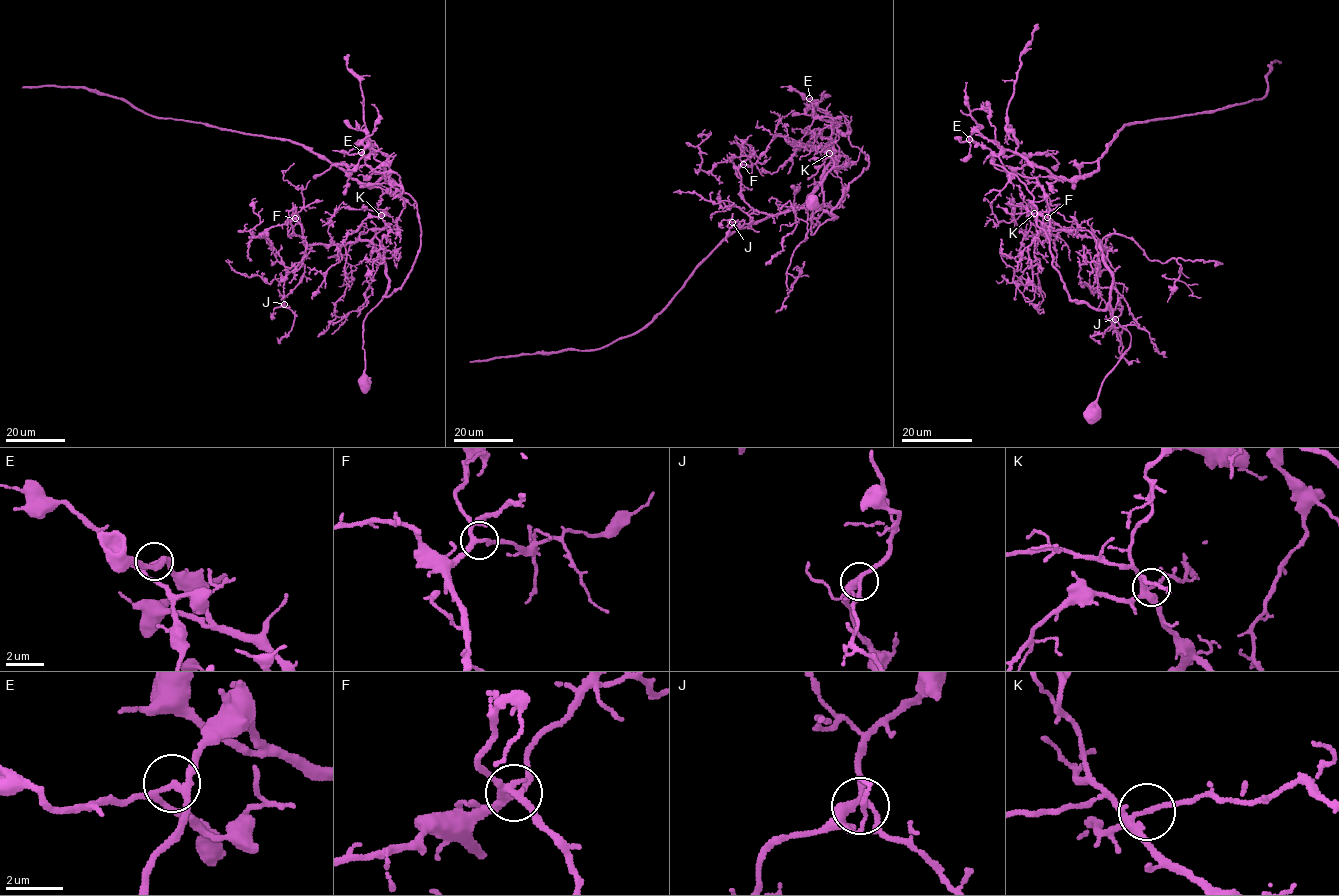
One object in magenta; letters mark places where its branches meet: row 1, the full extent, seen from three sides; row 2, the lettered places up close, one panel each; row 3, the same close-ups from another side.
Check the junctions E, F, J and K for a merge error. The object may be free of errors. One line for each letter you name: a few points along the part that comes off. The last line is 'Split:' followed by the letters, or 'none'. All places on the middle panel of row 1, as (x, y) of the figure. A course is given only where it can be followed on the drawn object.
E: (809, 98), (835, 125), (829, 164), (803, 204), (734, 231), (668, 304), (631, 334), (594, 349), (470, 362)
Split: E

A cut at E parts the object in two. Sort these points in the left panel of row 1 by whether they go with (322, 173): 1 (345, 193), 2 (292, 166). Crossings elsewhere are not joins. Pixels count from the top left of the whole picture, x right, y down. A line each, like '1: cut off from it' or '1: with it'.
1: cut off from it
2: with it

